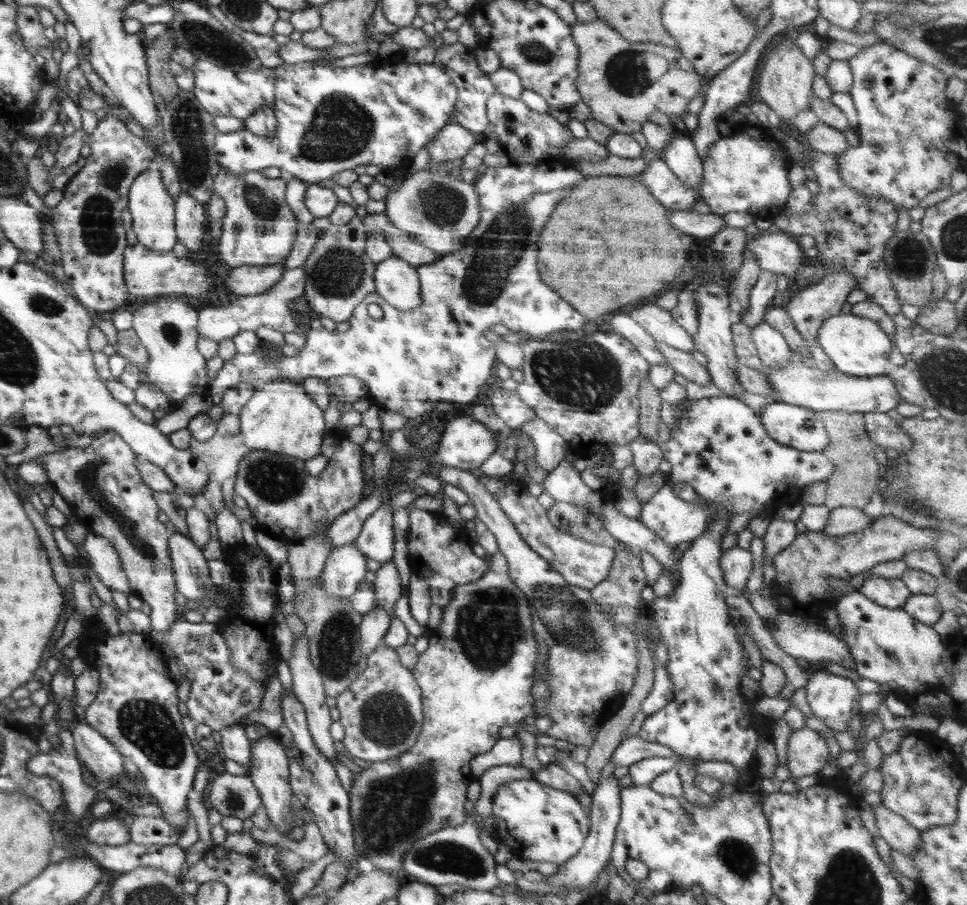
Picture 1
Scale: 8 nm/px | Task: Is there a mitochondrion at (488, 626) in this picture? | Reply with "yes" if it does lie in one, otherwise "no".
yes

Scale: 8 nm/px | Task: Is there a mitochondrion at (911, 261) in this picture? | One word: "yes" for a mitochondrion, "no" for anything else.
yes

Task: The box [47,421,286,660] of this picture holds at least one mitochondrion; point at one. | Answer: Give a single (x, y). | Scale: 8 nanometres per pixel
(120, 518)

